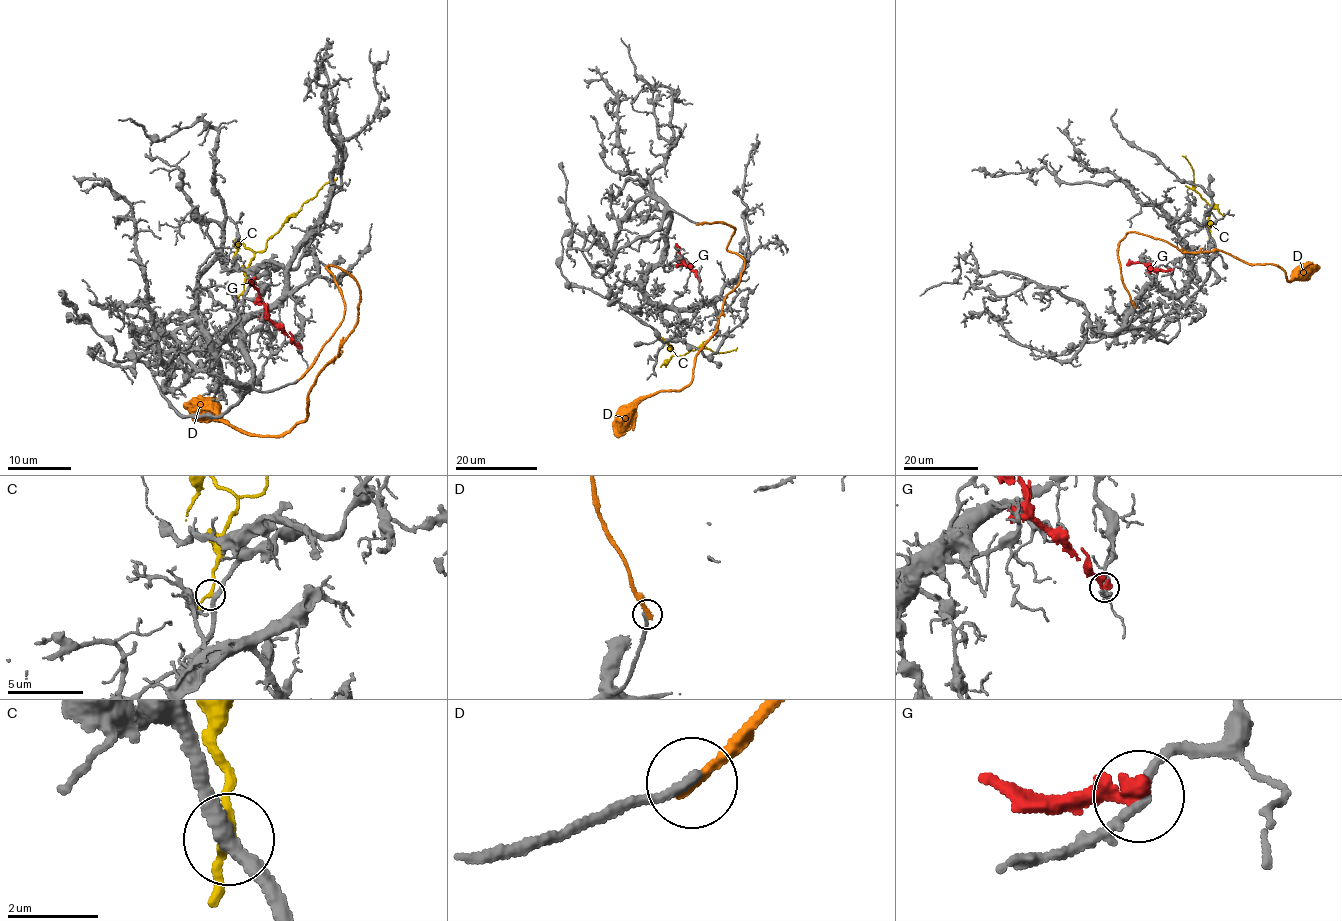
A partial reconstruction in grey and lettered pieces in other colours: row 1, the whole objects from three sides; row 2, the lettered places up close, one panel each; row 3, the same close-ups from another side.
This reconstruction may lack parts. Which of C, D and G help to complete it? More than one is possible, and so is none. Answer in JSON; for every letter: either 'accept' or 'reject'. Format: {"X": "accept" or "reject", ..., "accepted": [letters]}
{"C": "reject", "D": "reject", "G": "reject", "accepted": []}

